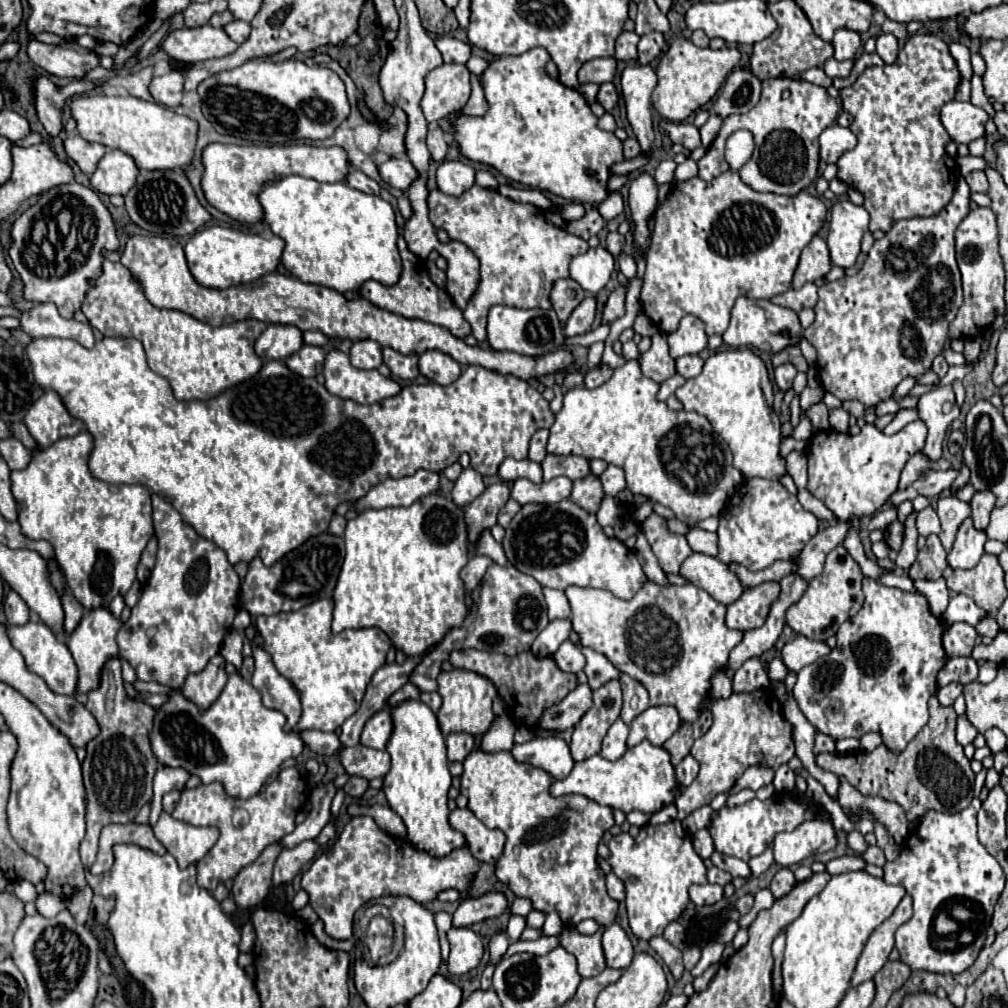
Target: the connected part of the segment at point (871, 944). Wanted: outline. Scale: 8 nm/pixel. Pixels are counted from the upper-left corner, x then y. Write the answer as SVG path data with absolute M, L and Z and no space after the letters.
M906 893L904 899L900 901L900 905L894 909L894 913L882 925L878 925L874 929L874 933L870 935L870 939L858 959L856 971L852 975L854 987L872 979L884 967L890 951L894 949L894 931L902 923L906 923L910 917L912 917L912 897Z

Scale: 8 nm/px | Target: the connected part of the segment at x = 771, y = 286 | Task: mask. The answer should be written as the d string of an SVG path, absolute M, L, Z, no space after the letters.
M736 169L720 173L710 183L700 177L674 183L670 197L656 211L656 225L640 293L644 315L648 315L664 333L674 333L686 313L702 319L708 335L724 333L734 301L740 295L750 299L772 299L790 289L800 251L820 231L824 219L826 205L806 191L796 197L758 193L742 183Z

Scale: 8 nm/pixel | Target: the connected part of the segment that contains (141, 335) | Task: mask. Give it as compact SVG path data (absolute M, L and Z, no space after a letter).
M104 259L102 273L94 279L86 291L82 313L90 325L102 335L110 337L134 337L144 343L148 355L148 367L166 377L172 385L174 397L210 399L238 381L246 381L262 367L260 357L254 353L254 341L266 329L266 323L258 319L244 319L222 327L200 323L188 313L156 309L144 297L142 289L132 281L130 271L122 263Z

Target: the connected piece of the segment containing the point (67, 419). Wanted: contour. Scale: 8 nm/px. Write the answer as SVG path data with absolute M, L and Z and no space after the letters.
M46 391L26 413L24 425L36 443L46 449L54 441L70 435L78 435L84 429L80 419L74 419L62 405L58 393Z

